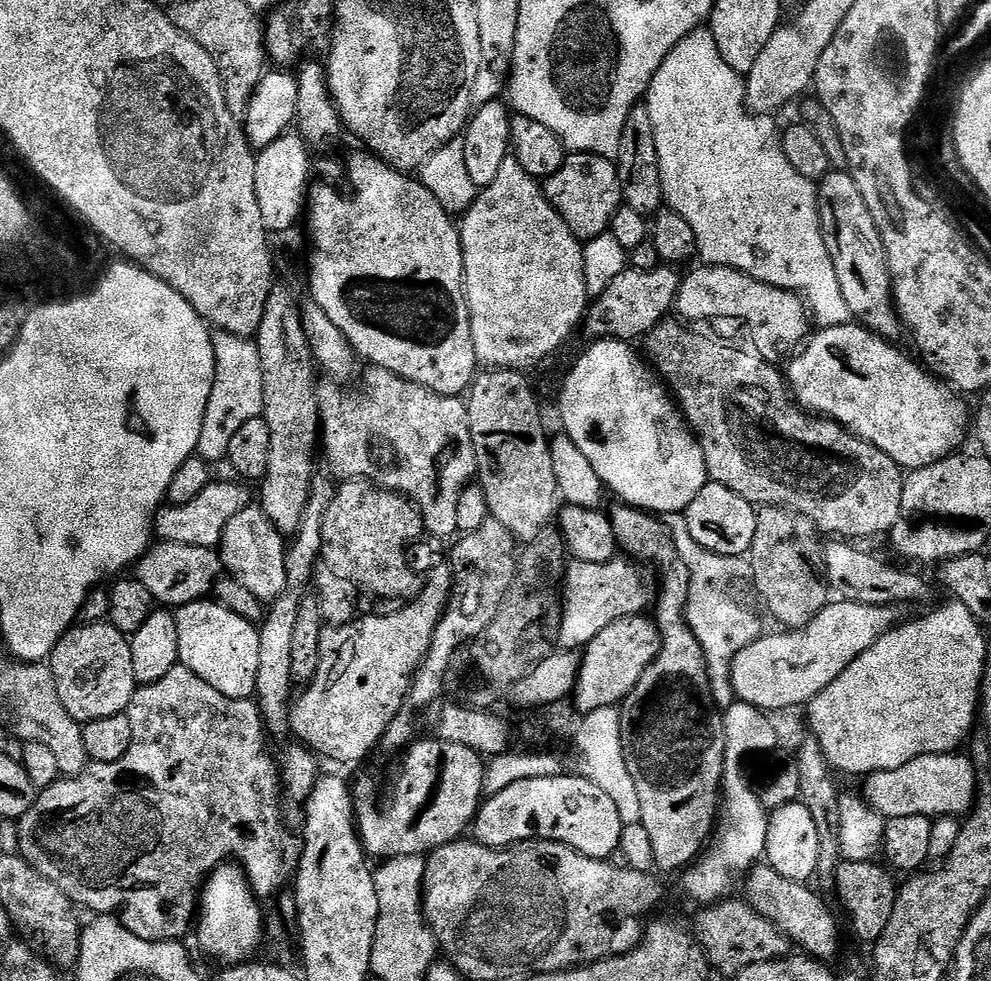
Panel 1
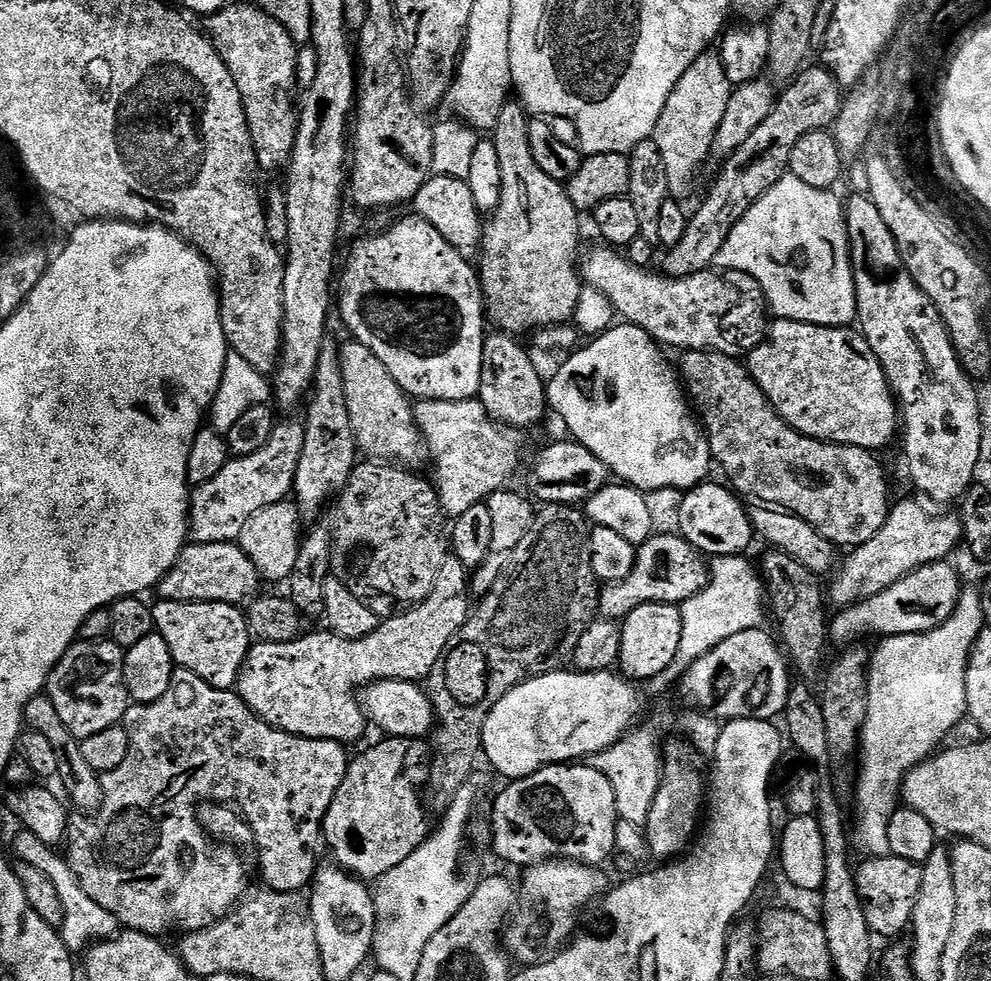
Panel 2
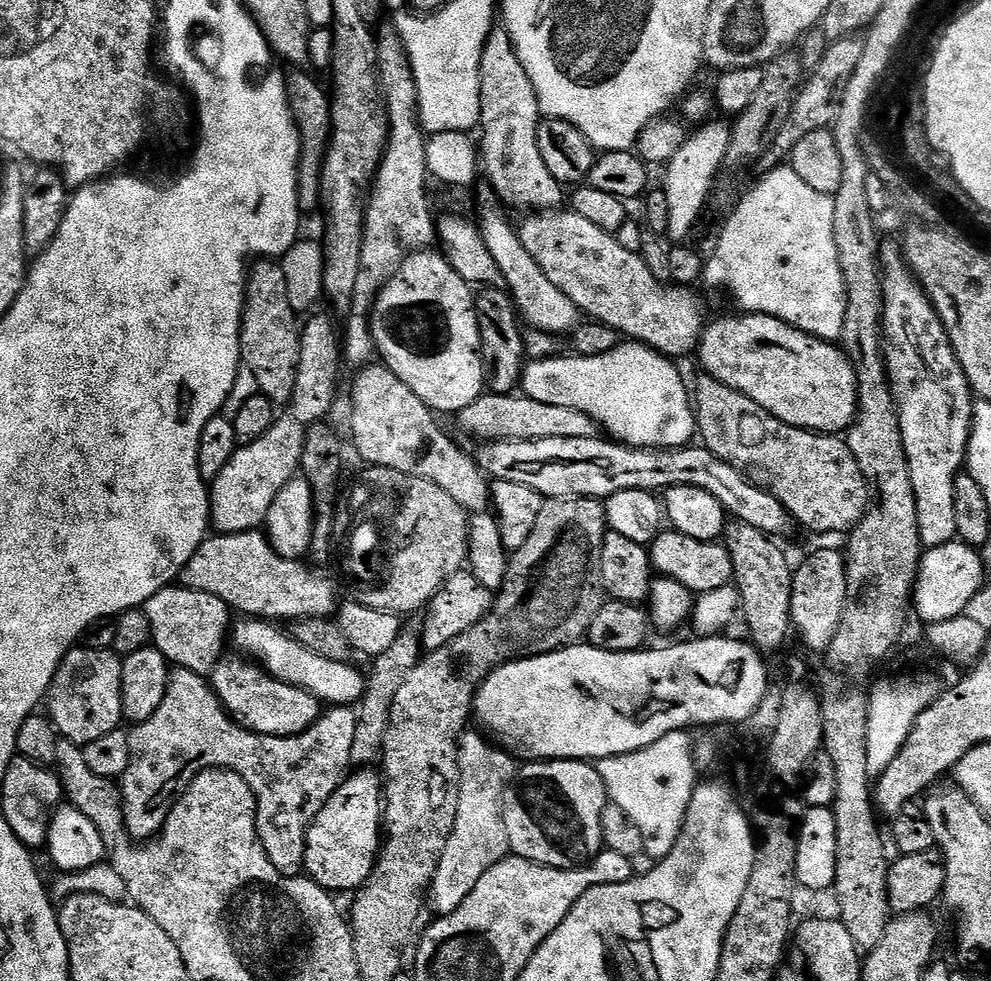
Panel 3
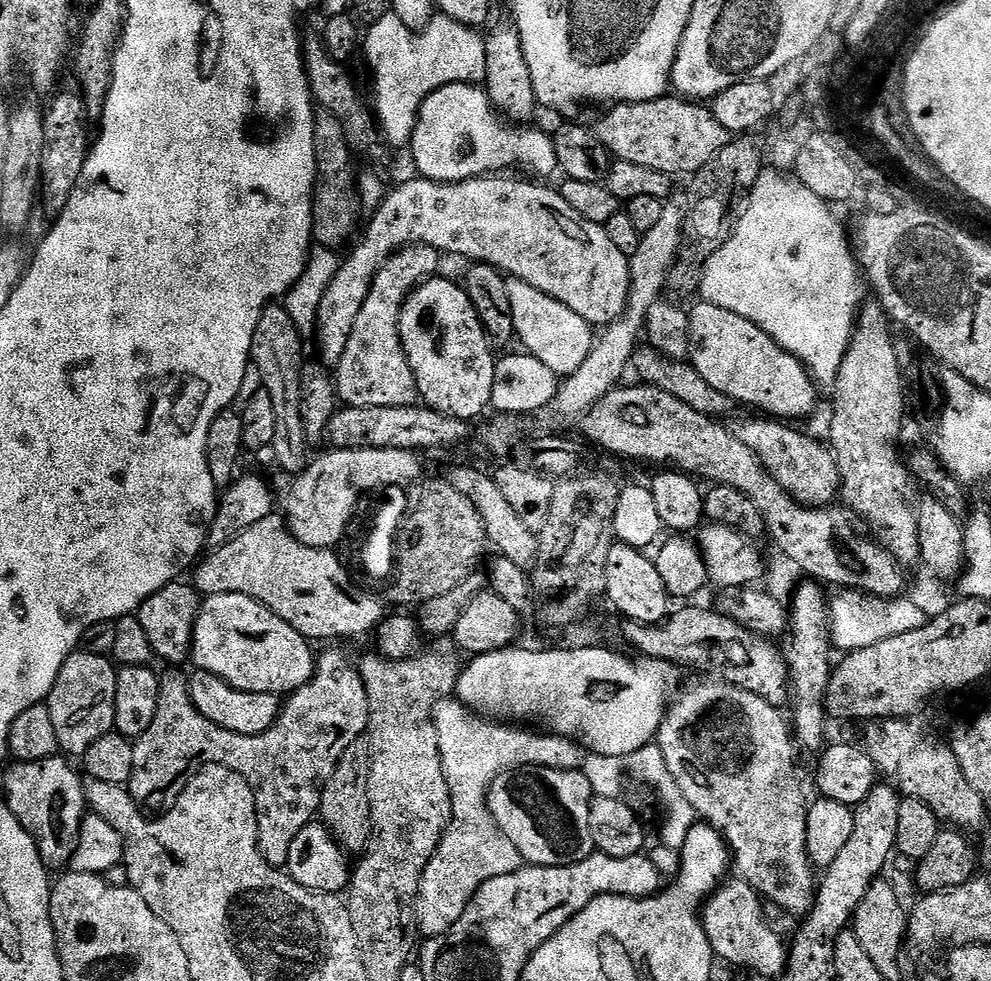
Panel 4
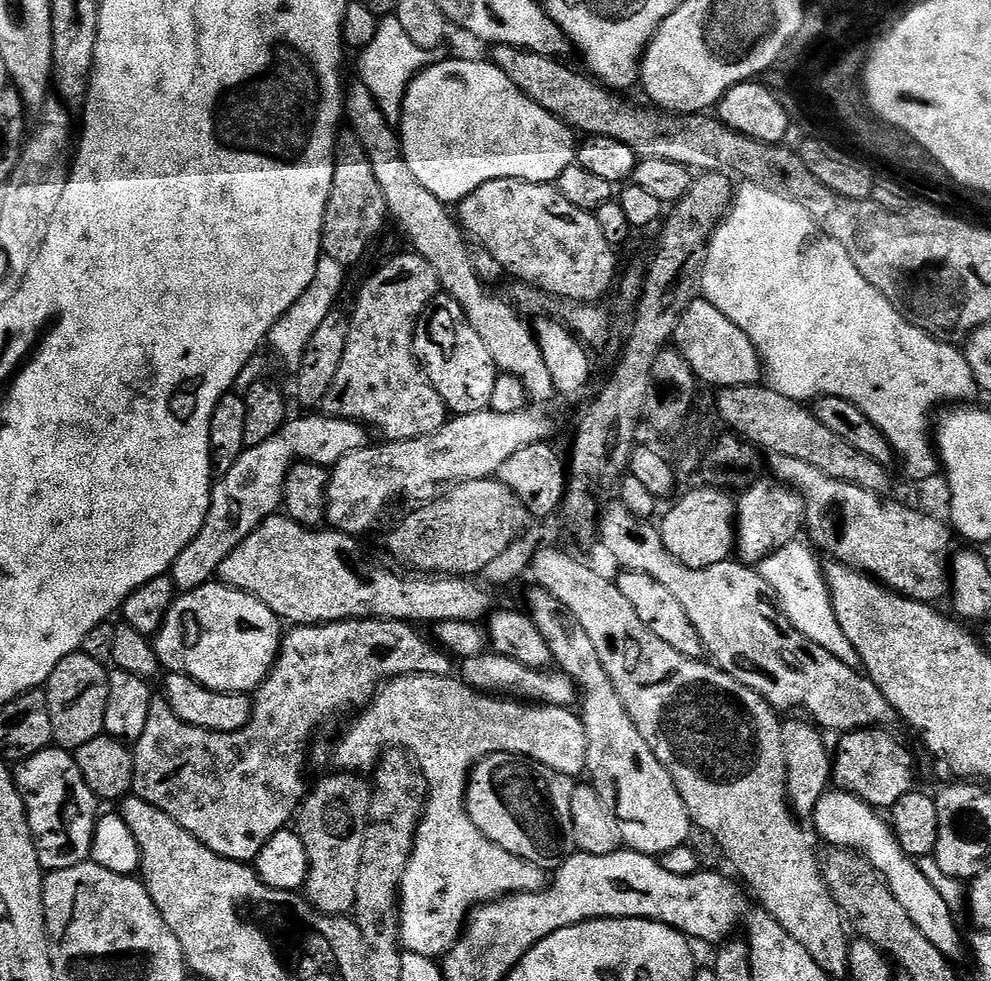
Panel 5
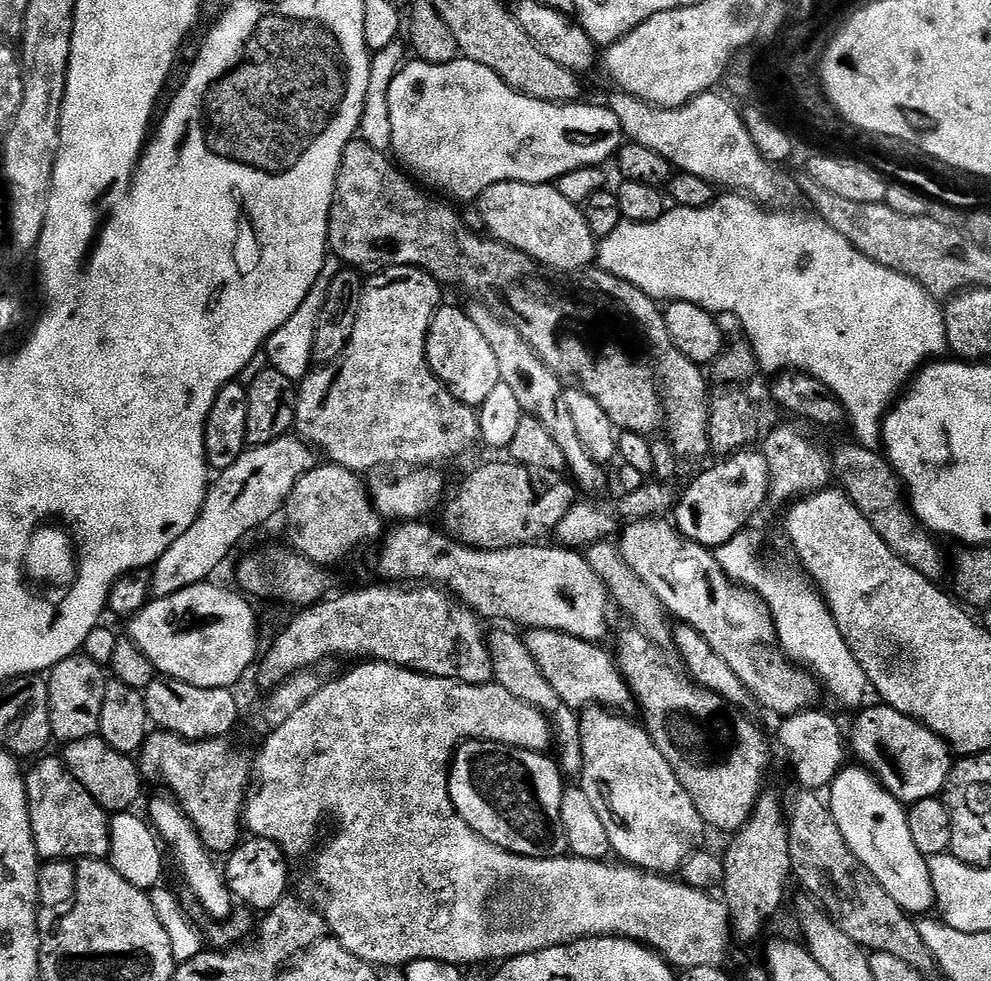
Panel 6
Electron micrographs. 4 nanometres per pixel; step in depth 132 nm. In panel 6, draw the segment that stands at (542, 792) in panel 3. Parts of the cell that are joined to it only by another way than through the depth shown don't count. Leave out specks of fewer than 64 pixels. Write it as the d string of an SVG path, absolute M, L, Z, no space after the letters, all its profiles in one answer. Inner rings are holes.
M466 740L456 750L448 774L448 789L456 812L482 838L507 852L530 858L558 858L568 852L562 830L562 794L566 787L562 769L551 755L515 748L489 740Z

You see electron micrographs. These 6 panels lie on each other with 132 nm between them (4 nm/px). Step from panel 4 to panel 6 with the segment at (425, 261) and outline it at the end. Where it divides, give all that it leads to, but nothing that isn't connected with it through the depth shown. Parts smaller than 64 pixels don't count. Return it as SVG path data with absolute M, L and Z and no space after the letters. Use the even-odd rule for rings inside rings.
M410 266L386 268L382 272L367 277L360 294L358 322L354 322L354 334L350 338L346 350L342 350L342 354L334 362L313 367L312 371L298 384L295 435L299 436L309 448L319 453L325 461L342 466L357 474L372 472L375 468L396 468L399 464L405 464L403 467L408 470L444 466L440 464L446 463L447 460L458 459L463 452L471 450L472 443L477 443L480 440L480 417L477 409L470 407L469 404L458 402L458 398L454 398L454 394L450 394L450 390L432 373L432 367L428 364L426 342L428 341L428 331L432 325L432 315L442 304L440 291L442 291L442 285L439 280L436 280L430 273L423 272L420 268L411 268Z

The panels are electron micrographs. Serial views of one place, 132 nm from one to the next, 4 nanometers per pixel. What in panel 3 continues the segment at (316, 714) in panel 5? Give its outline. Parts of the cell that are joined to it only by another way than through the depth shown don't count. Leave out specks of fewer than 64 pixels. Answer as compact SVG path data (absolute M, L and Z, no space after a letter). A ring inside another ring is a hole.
M176 668L168 677L166 698L162 698L162 706L158 706L158 710L154 710L146 722L135 725L128 732L130 766L126 766L126 774L119 781L128 833L137 842L147 842L161 835L164 823L179 802L180 795L192 785L199 772L205 772L207 768L229 768L246 781L254 794L260 841L264 843L270 862L274 862L283 876L301 875L306 854L306 834L314 818L318 818L322 806L326 806L334 790L338 790L338 786L349 775L356 721L357 713L351 707L332 706L297 736L260 736L240 727L229 716L205 677L185 668Z

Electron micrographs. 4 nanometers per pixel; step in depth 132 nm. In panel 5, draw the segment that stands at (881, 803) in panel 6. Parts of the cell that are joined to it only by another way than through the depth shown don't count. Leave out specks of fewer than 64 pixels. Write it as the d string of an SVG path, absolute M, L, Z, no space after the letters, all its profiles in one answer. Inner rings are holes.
M839 790L829 791L818 802L815 812L812 813L811 823L816 823L814 832L821 841L824 840L832 848L851 850L864 857L868 863L873 864L876 871L888 881L894 898L906 914L910 914L910 922L922 930L922 935L934 942L934 946L950 962L957 962L966 956L966 944L960 941L960 932L956 929L957 917L946 906L939 887L932 885L932 880L919 868L913 857L907 856L898 846L896 836L893 834L889 821L884 820L879 811L870 807L865 800L859 800L849 792Z

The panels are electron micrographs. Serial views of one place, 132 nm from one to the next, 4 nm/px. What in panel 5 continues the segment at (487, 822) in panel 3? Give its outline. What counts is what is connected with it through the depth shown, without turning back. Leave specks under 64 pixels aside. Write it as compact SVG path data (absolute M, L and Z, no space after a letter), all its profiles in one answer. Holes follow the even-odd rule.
M393 676L391 680L381 684L377 688L376 695L368 701L363 711L357 715L361 716L345 730L344 737L333 746L333 765L331 767L336 770L347 770L353 774L367 773L367 768L368 771L375 769L382 755L382 749L385 746L399 746L412 757L416 767L420 769L423 775L426 785L426 807L422 813L420 825L416 828L416 841L412 843L412 853L408 859L408 865L400 879L400 894L398 897L400 901L400 942L407 951L433 958L443 957L448 949L456 943L456 939L460 936L461 932L464 931L468 917L481 904L489 904L491 900L500 900L503 896L512 896L515 892L538 892L541 888L545 887L545 869L539 868L534 862L526 862L522 858L518 858L514 854L502 850L502 846L490 842L490 838L486 838L482 834L482 830L478 830L478 826L474 826L466 803L468 777L472 775L472 770L479 760L486 758L490 754L514 754L515 756L522 756L525 760L533 760L535 764L541 764L547 768L555 768L567 776L573 778L579 777L579 772L583 773L587 769L587 740L581 717L575 711L574 713L572 711L573 709L571 707L558 708L555 704L521 702L516 698L497 698L492 694L477 692L476 689L464 683L463 679L453 678L452 676Z

